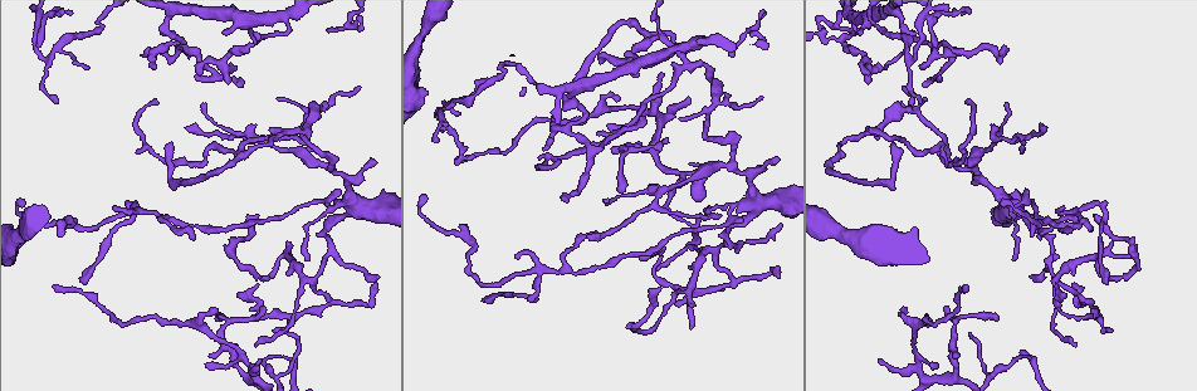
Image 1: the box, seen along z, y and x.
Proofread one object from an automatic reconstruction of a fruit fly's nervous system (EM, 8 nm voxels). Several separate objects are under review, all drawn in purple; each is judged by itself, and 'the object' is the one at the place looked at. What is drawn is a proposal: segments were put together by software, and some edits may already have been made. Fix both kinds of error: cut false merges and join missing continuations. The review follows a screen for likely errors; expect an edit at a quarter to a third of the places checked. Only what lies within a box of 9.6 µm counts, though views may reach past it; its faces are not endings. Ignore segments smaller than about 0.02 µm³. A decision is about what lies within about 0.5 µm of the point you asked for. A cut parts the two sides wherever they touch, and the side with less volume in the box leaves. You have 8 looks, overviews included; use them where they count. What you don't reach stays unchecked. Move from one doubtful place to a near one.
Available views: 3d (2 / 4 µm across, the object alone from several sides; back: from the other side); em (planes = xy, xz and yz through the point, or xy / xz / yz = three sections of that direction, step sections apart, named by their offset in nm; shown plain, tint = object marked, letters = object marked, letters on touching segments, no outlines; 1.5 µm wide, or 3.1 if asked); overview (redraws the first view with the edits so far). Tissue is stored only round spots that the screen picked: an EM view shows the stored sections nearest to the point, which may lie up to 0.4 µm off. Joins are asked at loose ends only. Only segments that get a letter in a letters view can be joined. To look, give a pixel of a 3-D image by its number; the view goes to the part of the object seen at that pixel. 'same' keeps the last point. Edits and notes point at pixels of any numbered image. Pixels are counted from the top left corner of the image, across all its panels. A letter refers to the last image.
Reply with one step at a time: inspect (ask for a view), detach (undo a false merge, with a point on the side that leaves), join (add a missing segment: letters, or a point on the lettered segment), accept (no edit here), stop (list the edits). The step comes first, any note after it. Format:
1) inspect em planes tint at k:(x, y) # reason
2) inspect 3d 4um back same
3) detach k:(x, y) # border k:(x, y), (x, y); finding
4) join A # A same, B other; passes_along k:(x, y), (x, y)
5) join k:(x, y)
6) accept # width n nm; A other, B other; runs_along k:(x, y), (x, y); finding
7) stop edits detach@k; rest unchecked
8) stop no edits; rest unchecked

inspect em yz step 4 tint at 1:(842, 39) # three-way junction

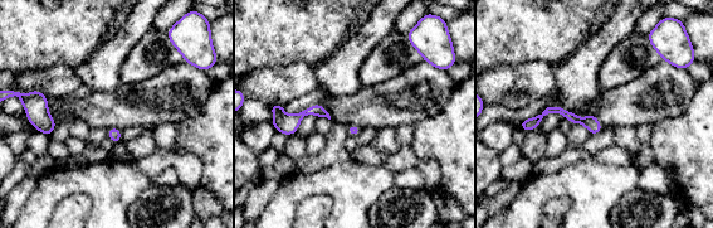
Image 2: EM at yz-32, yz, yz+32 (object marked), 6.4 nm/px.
inspect em planes tint same

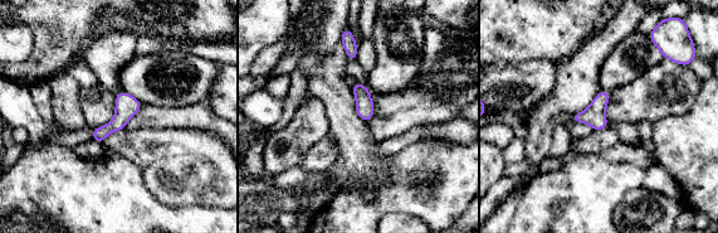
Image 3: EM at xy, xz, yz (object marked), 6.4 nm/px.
inspect em planes letters same

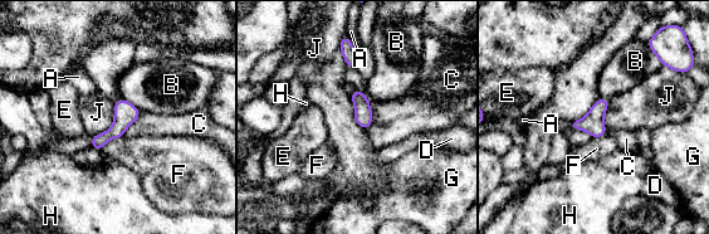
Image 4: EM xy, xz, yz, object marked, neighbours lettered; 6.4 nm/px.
accept # A other, B other, C other, D other, E other, F other, G other, H other, J other; border 4:(366, 97), (371, 110), (366, 130); all the same cell

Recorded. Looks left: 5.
inspect 3d 4um at 1:(921, 101) # thin end

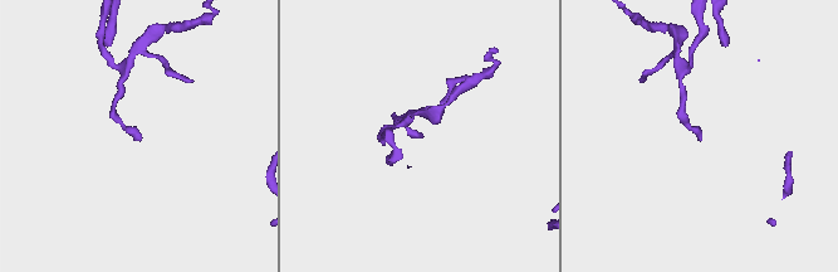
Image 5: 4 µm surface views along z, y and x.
inspect em planes letters at 5:(139, 140)

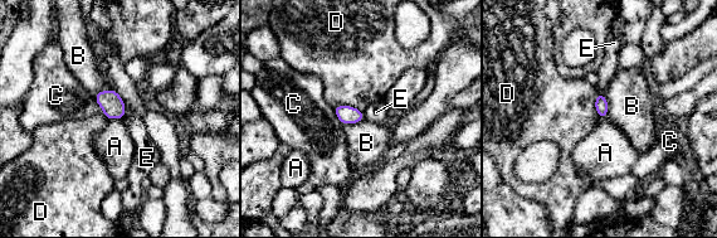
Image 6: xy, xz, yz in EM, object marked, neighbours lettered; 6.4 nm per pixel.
accept # width 80 nm; longest_contact D 200 nm; A other, B other, C other, D other, E other; no lettered segment goes on from it

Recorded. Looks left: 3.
inspect 3d 2um at 1:(54, 285) # an open end

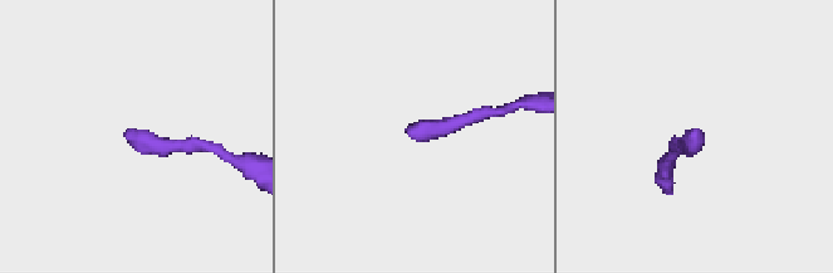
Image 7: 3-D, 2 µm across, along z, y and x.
inspect em xz step 4 letters at 7:(409, 136)

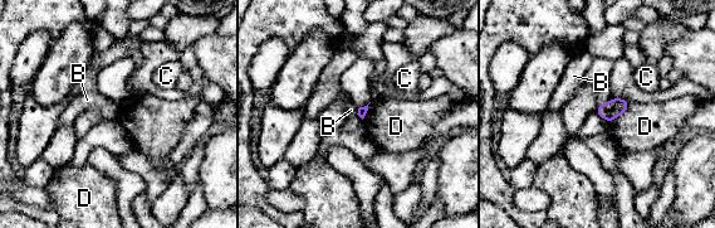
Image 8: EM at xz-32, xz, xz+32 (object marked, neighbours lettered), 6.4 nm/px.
inspect em planes letters same

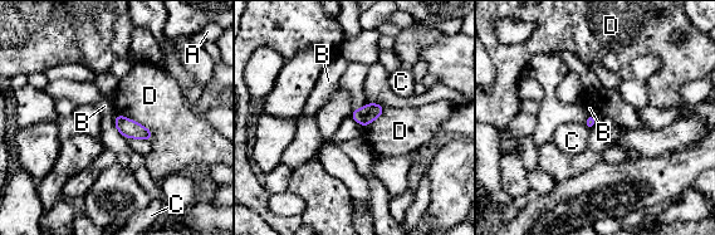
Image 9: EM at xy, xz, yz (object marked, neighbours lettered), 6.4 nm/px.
accept # longest_contact D 300 nm; A other, B other, C other, D other; border 9:(588, 113), (594, 114); none of them fits

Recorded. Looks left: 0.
stop no edits; rest unchecked

